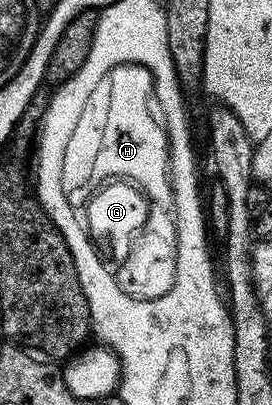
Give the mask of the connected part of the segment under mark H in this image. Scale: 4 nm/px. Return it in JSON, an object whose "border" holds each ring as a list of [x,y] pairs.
{"border":[[[127,64],[118,66],[107,76],[111,94],[109,104],[105,107],[105,118],[103,114],[101,136],[98,146],[93,148],[93,159],[95,164],[89,169],[88,187],[96,188],[102,182],[110,178],[124,178],[135,183],[145,193],[149,201],[149,211],[146,222],[143,224],[143,232],[131,242],[127,256],[120,263],[121,271],[116,271],[115,277],[121,284],[121,290],[127,292],[127,296],[137,298],[141,302],[155,300],[159,296],[167,296],[175,284],[175,268],[177,267],[177,229],[175,228],[175,196],[169,179],[169,147],[166,145],[167,138],[163,133],[160,121],[153,119],[154,107],[151,99],[154,97],[153,74],[139,64]]]}

